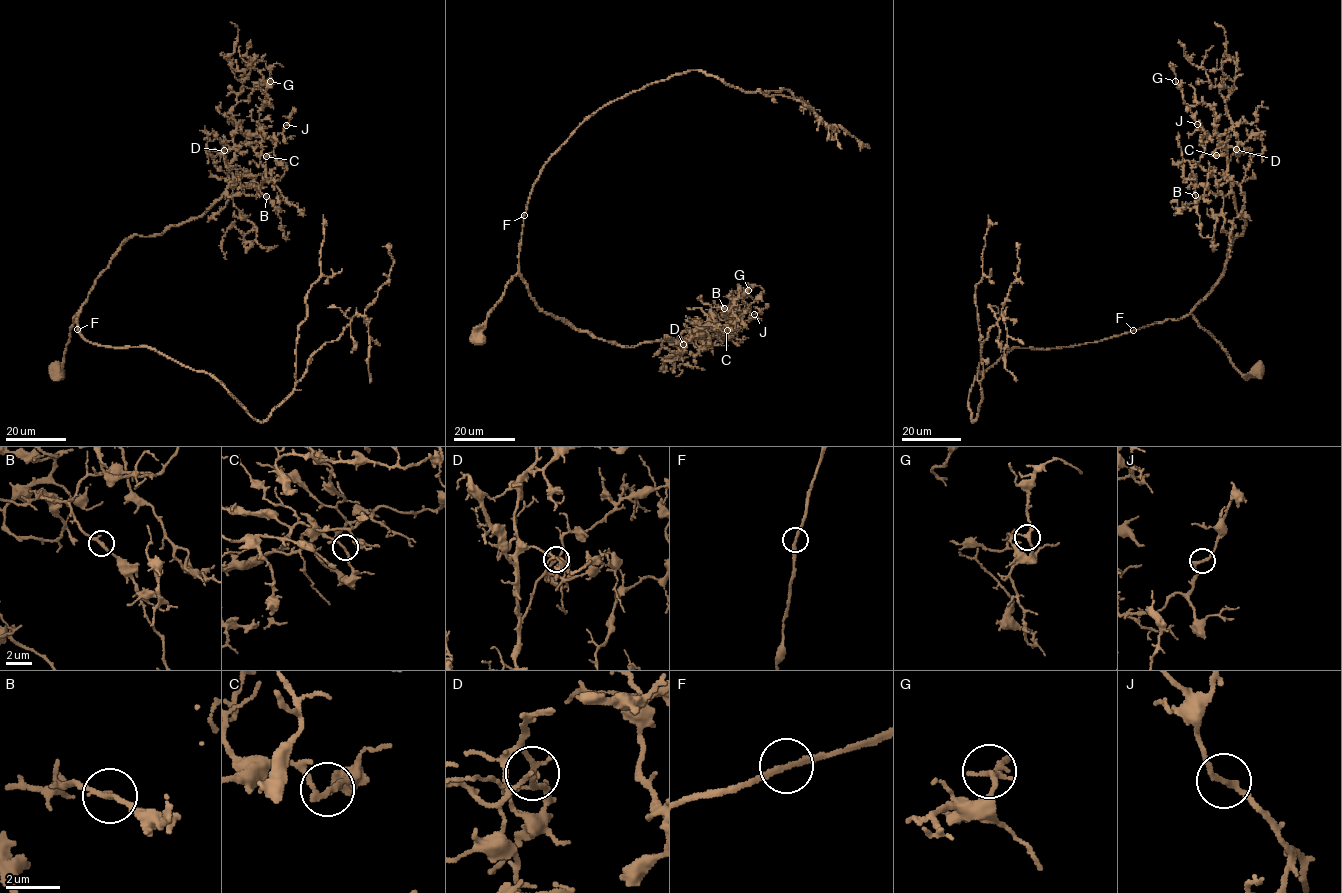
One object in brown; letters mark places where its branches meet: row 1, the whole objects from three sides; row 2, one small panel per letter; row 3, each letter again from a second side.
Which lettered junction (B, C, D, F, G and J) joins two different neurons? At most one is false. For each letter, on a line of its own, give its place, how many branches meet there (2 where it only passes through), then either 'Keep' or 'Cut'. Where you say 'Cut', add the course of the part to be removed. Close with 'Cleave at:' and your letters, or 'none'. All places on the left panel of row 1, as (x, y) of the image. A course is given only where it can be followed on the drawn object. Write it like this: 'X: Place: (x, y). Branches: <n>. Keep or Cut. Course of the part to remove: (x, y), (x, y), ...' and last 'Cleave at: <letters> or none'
B: Place: (266, 196). Branches: 2. Keep
C: Place: (266, 156). Branches: 2. Keep
D: Place: (224, 150). Branches: 2. Keep
F: Place: (77, 329). Branches: 2. Keep
G: Place: (270, 81). Branches: 2. Keep
J: Place: (286, 125). Branches: 2. Keep
Cleave at: none

